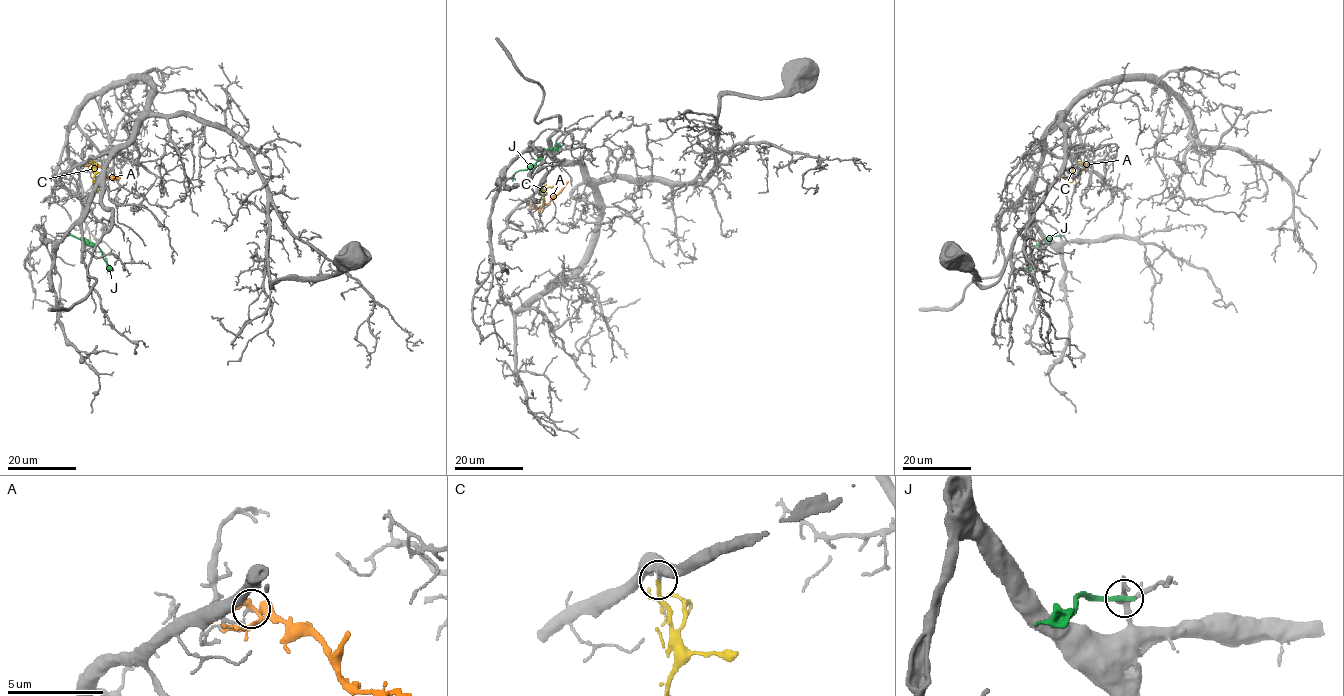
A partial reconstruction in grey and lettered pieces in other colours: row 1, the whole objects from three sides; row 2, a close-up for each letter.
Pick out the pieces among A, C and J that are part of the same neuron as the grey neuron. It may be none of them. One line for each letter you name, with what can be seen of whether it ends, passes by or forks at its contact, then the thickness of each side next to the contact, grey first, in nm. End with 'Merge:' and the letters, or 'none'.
C: It ends there. Thickness 220 nm (grey) against 240 nm
Merge: C

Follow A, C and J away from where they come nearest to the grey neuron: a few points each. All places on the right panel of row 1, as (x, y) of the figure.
A: (1090, 162), (1078, 176), (1063, 178)
C: (1069, 159), (1076, 185), (1073, 193)
J: (1060, 235), (1053, 235), (1044, 244), (1032, 246), (1025, 271)

